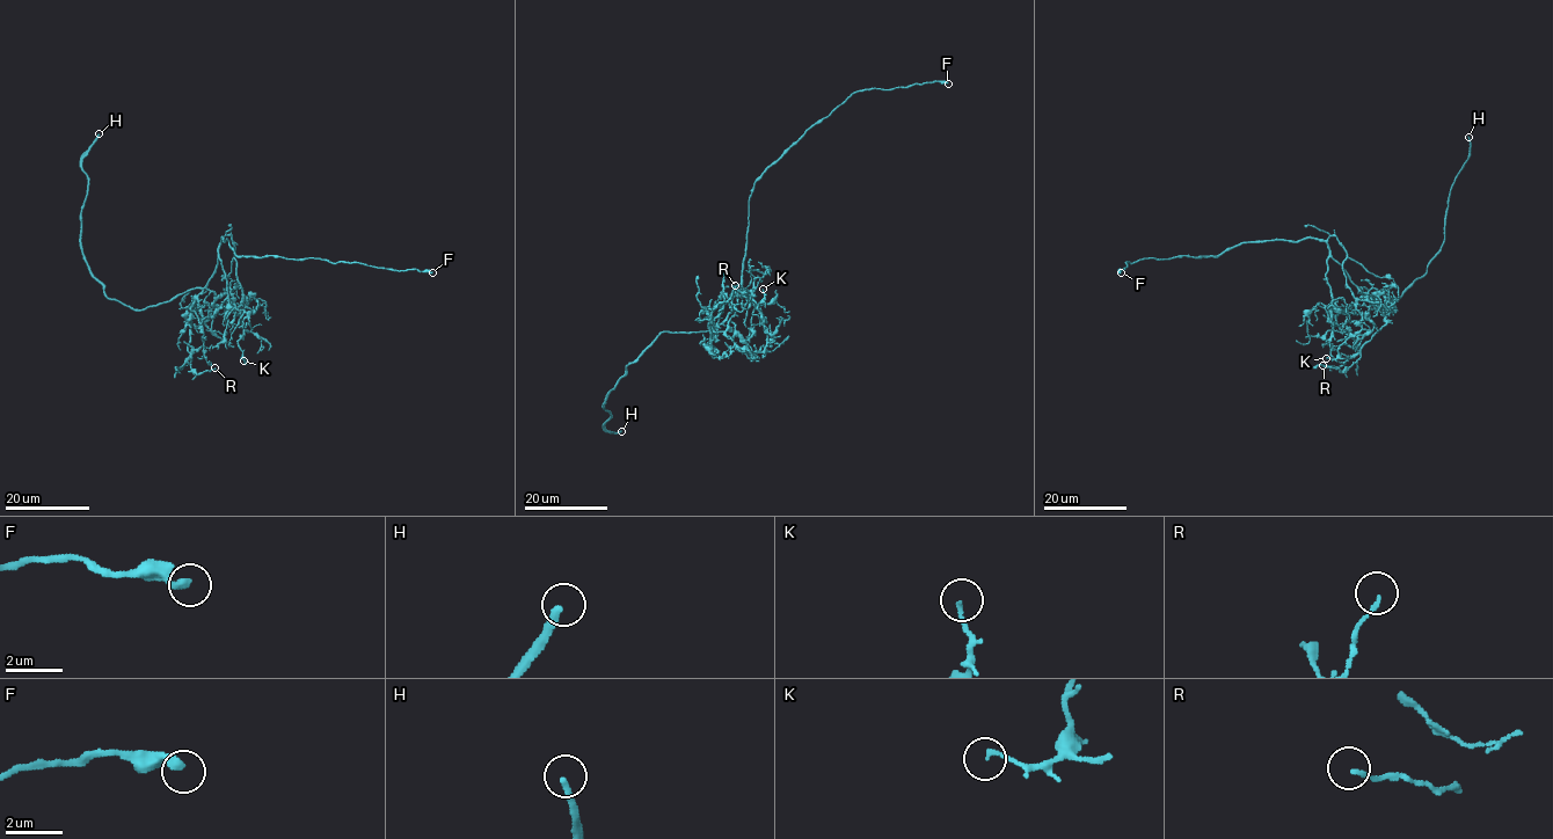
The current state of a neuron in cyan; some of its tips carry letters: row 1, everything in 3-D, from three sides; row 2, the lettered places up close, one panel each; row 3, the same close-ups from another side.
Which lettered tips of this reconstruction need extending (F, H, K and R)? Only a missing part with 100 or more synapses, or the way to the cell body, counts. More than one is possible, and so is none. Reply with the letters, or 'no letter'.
H

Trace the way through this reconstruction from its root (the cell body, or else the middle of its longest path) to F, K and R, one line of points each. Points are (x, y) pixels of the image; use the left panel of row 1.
F: (217, 255), (223, 236), (238, 256), (320, 259), (335, 263), (362, 262), (432, 272)
K: (217, 255), (220, 239), (230, 235), (241, 290), (242, 336), (238, 344), (243, 360)
R: (217, 255), (214, 271), (191, 306), (188, 306), (186, 319), (190, 326), (190, 367), (197, 374), (214, 367)

